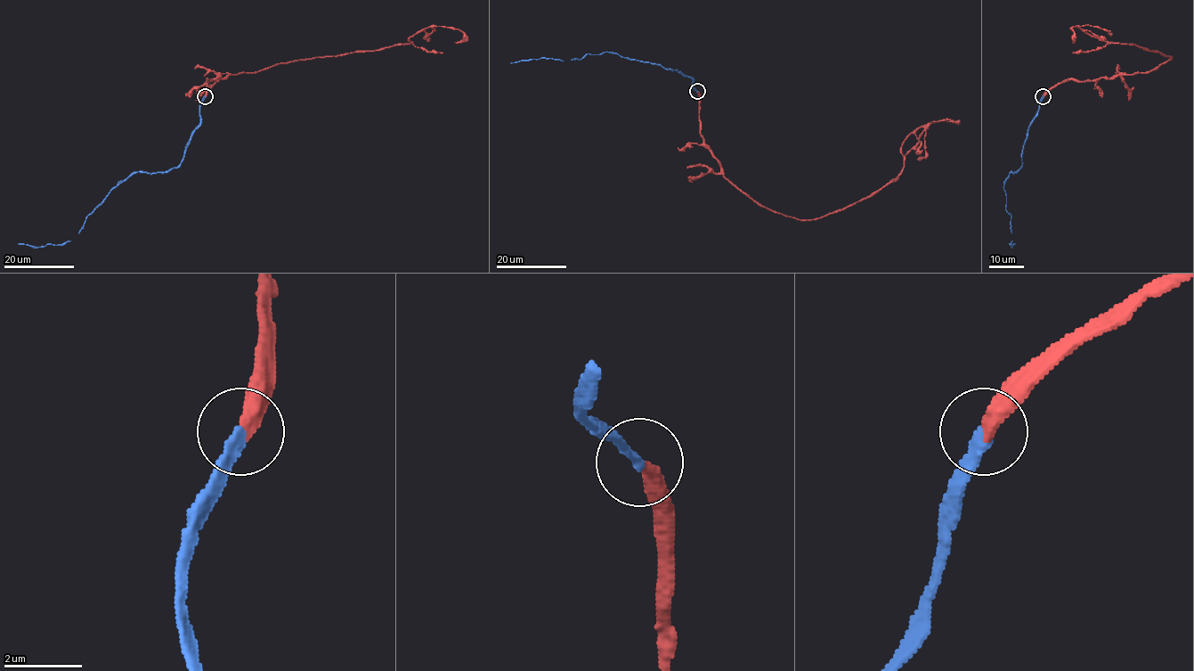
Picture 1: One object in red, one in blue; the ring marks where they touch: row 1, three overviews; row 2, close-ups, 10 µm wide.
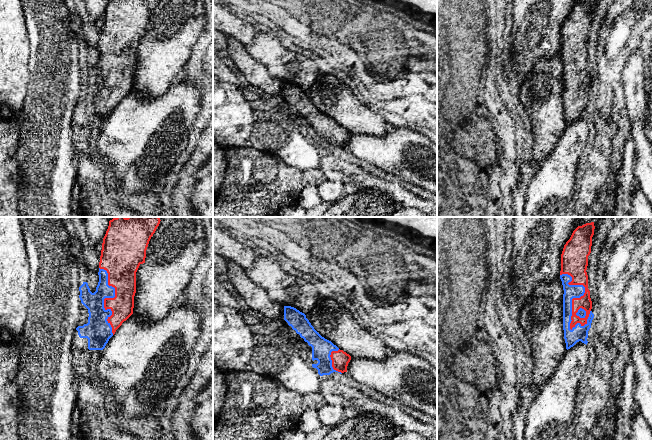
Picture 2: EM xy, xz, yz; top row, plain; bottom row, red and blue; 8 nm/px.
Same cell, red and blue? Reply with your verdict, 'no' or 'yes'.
yes

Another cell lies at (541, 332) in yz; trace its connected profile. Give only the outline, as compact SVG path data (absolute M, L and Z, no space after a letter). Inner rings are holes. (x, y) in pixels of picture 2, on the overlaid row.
M559 274L540 282L535 292L526 296L526 303L522 307L520 349L532 352L533 366L529 383L533 386L540 387L548 381L567 350L563 330L563 294Z

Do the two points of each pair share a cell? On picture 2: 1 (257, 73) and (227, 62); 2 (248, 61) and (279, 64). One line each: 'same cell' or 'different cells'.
1: same cell
2: different cells

